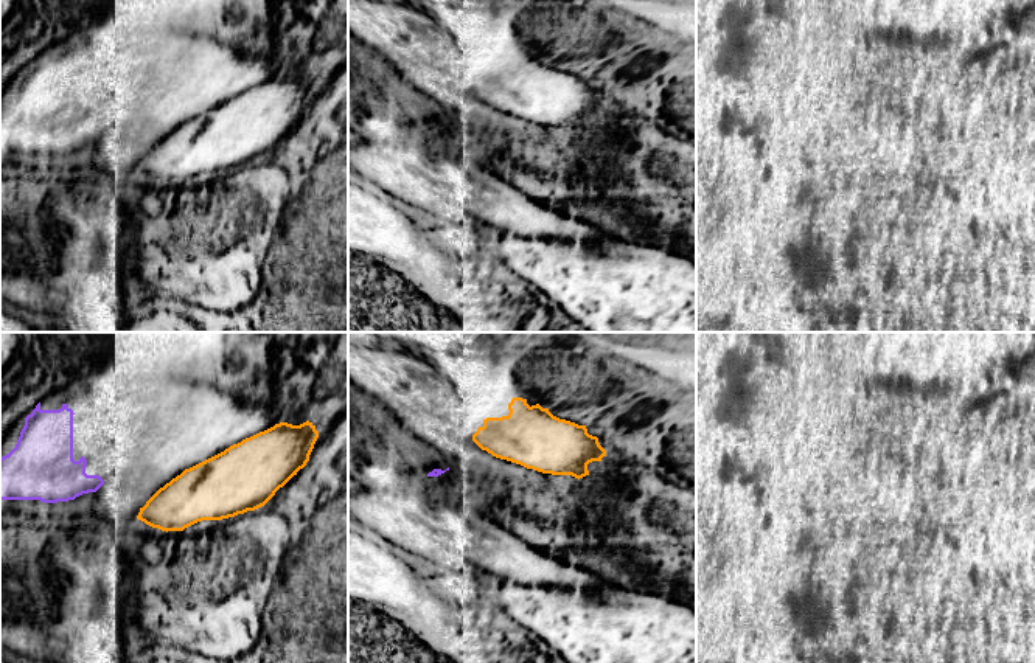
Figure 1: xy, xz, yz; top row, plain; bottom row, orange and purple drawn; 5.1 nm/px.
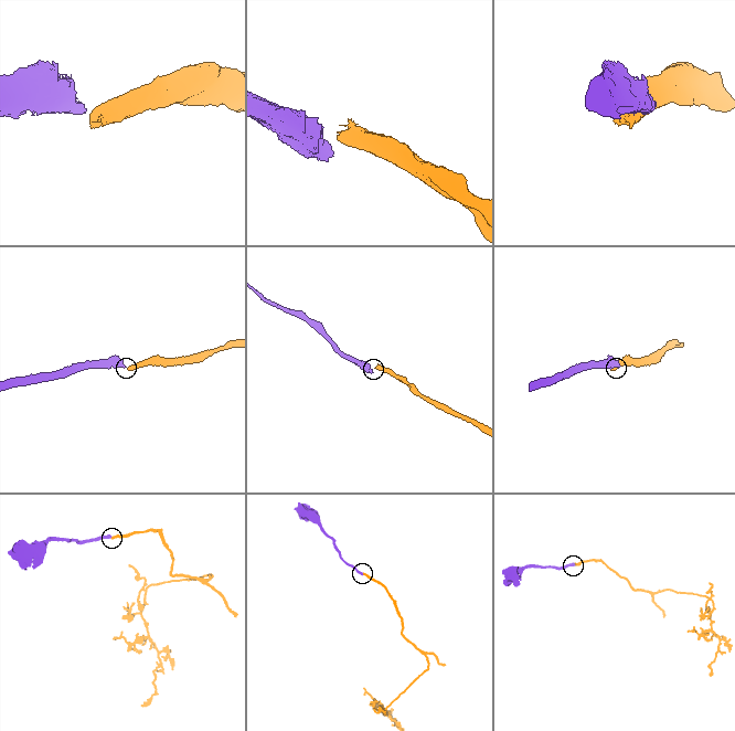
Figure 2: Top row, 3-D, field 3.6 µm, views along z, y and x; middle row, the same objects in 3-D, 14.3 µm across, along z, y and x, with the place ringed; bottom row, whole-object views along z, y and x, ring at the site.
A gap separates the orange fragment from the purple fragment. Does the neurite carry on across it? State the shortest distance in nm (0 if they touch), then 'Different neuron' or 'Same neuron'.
Distance 190 nm. Different neuron

